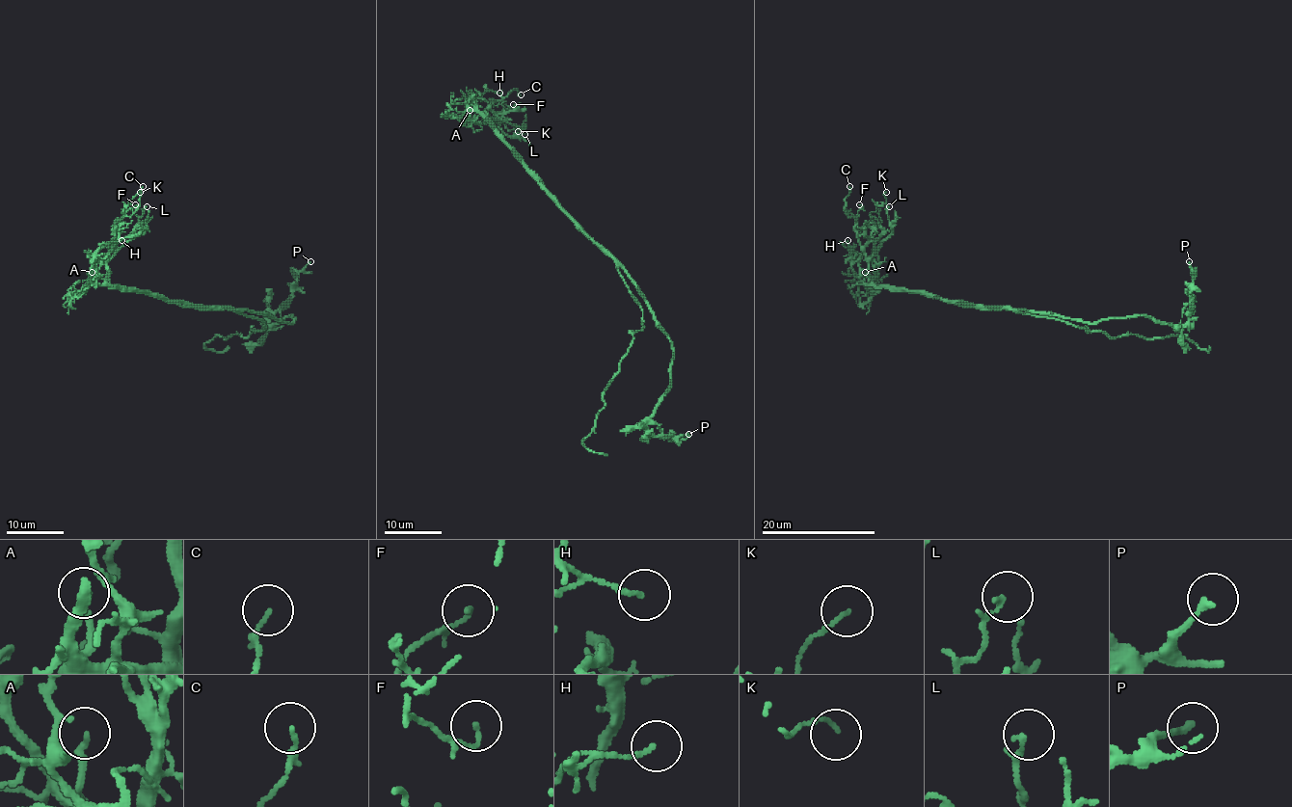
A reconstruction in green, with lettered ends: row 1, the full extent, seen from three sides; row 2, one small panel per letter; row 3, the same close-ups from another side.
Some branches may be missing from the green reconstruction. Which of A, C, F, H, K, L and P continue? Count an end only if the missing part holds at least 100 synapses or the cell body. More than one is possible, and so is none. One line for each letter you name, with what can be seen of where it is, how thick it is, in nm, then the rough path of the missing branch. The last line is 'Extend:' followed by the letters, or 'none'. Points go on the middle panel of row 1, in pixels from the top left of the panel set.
Extend: none

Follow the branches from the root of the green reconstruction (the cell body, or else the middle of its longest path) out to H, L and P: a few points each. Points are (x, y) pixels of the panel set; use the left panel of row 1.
H: (225, 309), (183, 308), (149, 293), (101, 285), (93, 266), (94, 255), (108, 242), (121, 240)
L: (225, 309), (183, 308), (149, 293), (123, 291), (107, 282), (107, 260), (114, 248), (132, 231), (147, 206)
P: (225, 309), (252, 310), (290, 323), (292, 315), (272, 324), (269, 318), (310, 261)

